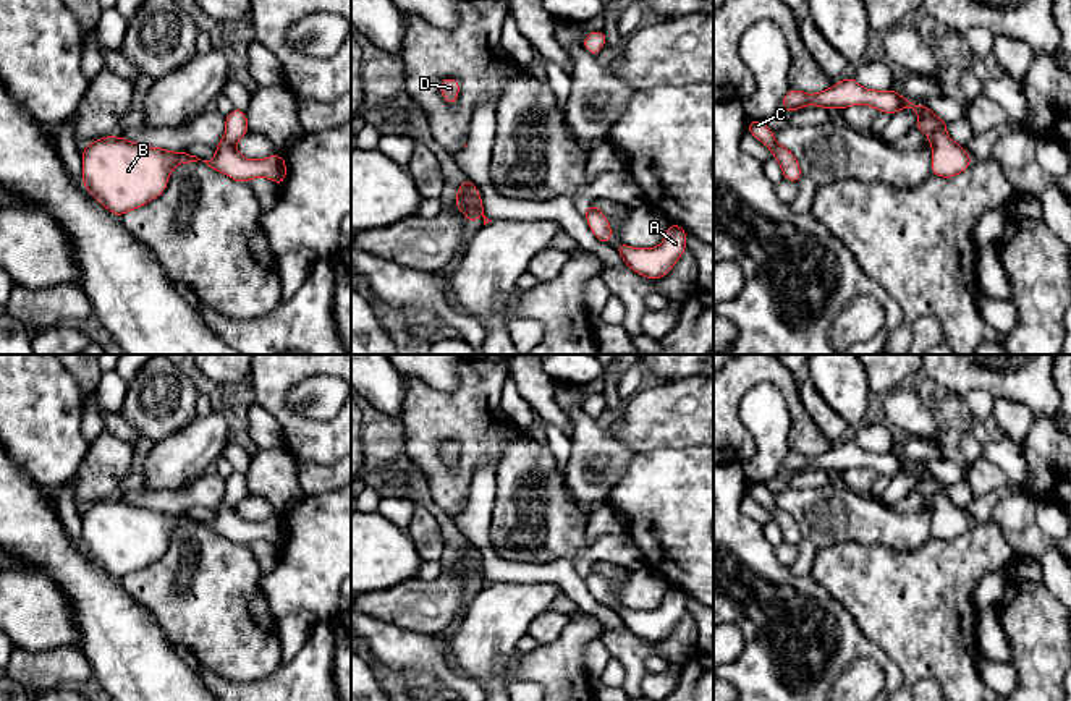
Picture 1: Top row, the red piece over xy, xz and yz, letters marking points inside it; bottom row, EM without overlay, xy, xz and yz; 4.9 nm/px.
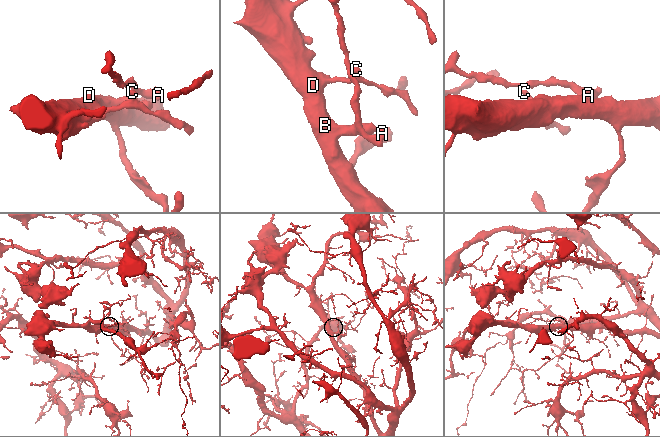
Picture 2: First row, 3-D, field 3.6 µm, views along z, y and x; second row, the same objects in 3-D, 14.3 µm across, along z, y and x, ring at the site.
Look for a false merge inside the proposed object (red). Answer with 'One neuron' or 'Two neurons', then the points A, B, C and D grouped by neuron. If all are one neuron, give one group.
One neuron. Groups: A B C D

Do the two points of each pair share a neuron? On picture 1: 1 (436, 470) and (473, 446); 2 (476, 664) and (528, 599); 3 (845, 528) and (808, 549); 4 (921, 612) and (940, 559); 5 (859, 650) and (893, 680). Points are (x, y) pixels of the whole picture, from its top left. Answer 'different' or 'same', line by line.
1: same
2: same
3: different
4: same
5: same

